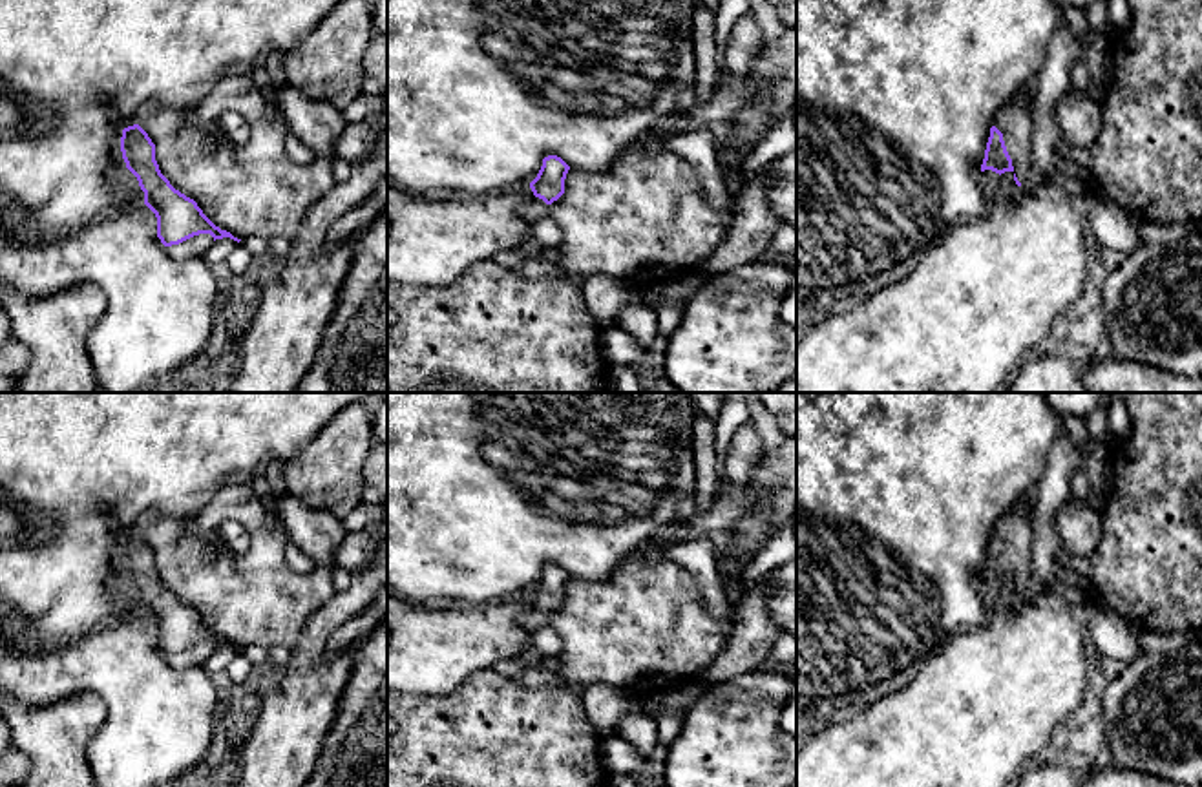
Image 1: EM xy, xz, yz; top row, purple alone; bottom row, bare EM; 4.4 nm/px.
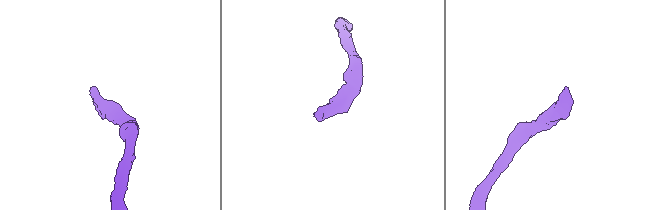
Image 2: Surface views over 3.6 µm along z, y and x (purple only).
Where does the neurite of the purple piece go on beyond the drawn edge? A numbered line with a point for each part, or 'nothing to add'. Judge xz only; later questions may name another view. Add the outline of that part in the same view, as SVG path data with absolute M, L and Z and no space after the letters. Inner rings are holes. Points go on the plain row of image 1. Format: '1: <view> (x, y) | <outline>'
1: xz (534, 618) | M535 604L528 610L517 610L517 621L528 632L546 626L548 617L550 617L550 614L546 614L543 608L535 606Z

